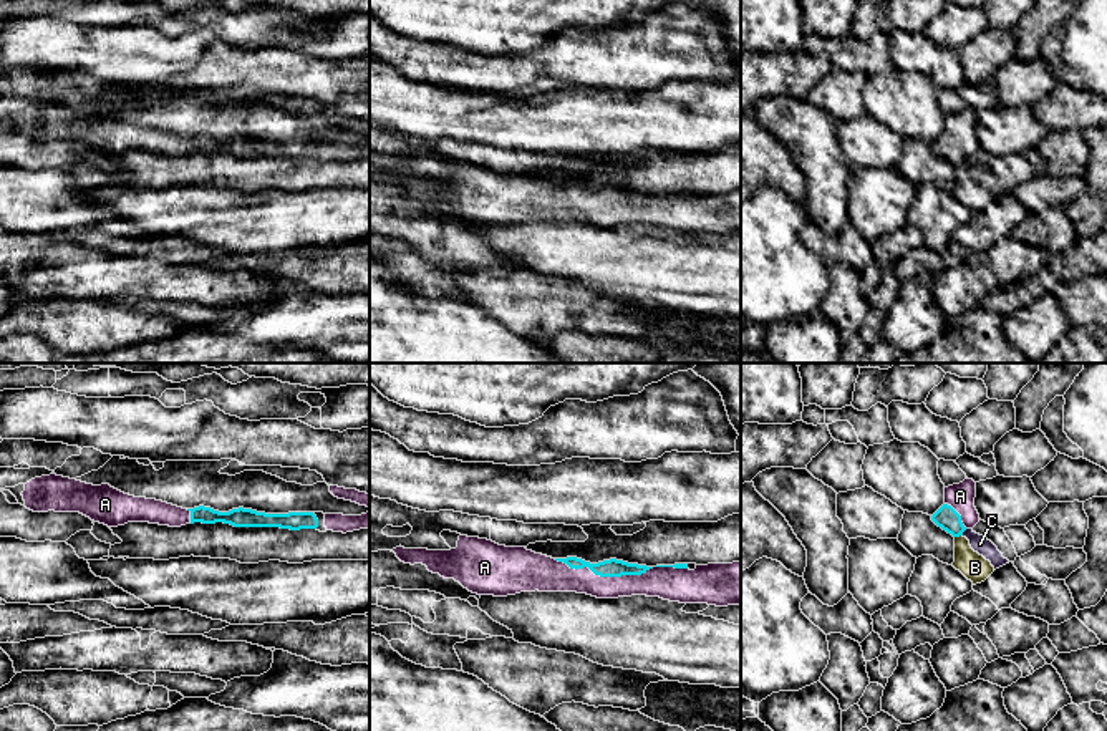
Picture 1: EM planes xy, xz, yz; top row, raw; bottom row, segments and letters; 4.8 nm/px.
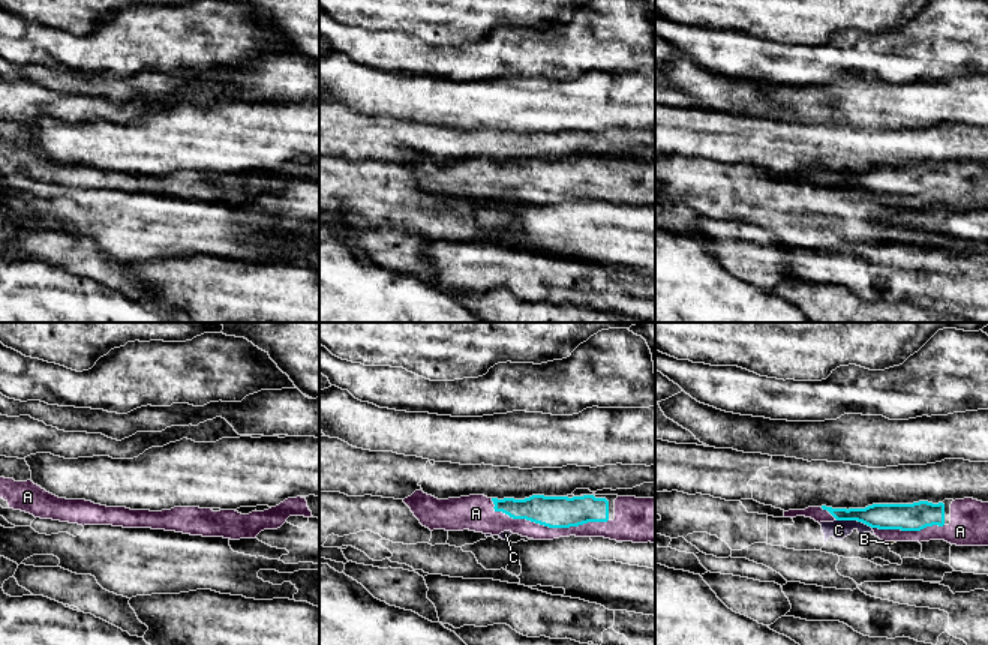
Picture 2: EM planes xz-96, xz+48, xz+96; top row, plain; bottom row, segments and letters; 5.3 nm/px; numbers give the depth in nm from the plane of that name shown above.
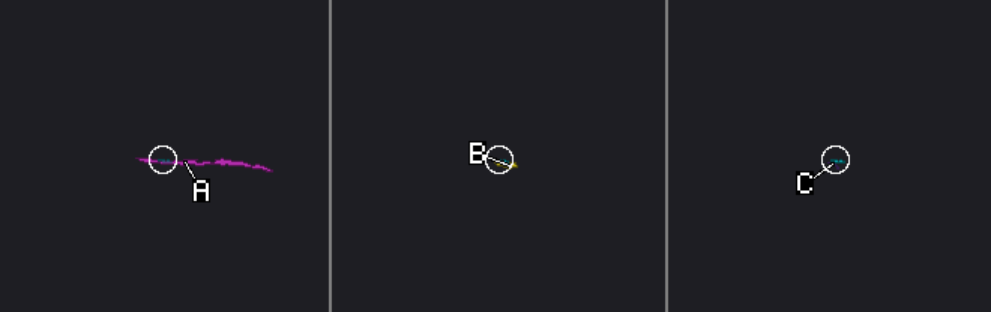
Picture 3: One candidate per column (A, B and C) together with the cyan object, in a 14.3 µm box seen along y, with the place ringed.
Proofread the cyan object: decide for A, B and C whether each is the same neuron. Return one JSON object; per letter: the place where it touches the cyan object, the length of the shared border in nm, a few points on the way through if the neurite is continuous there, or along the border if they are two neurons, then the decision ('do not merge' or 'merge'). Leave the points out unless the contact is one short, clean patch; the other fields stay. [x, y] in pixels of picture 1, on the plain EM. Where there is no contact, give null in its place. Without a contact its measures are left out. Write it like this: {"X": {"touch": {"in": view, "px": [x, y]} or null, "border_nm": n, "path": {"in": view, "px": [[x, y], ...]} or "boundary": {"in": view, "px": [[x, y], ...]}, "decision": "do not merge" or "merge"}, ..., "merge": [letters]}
{"A": {"touch": {"in": "xz", "px": [604, 204]}, "border_nm": 480, "decision": "merge"}, "B": {"touch": {"in": "yz", "px": [958, 164]}, "border_nm": 40, "boundary": {"in": "yz", "px": [[961, 163], [955, 166]]}, "decision": "do not merge"}, "C": {"touch": {"in": "yz", "px": [963, 159]}, "border_nm": 40, "boundary": {"in": "yz", "px": [[966, 158], [961, 163]]}, "decision": "do not merge"}, "merge": ["A"]}

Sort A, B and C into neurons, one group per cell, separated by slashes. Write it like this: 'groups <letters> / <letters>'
groups A / B C

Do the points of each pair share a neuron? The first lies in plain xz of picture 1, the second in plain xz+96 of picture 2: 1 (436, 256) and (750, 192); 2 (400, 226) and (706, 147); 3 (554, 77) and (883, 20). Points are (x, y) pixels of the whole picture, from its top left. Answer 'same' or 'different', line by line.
1: same
2: different
3: different

